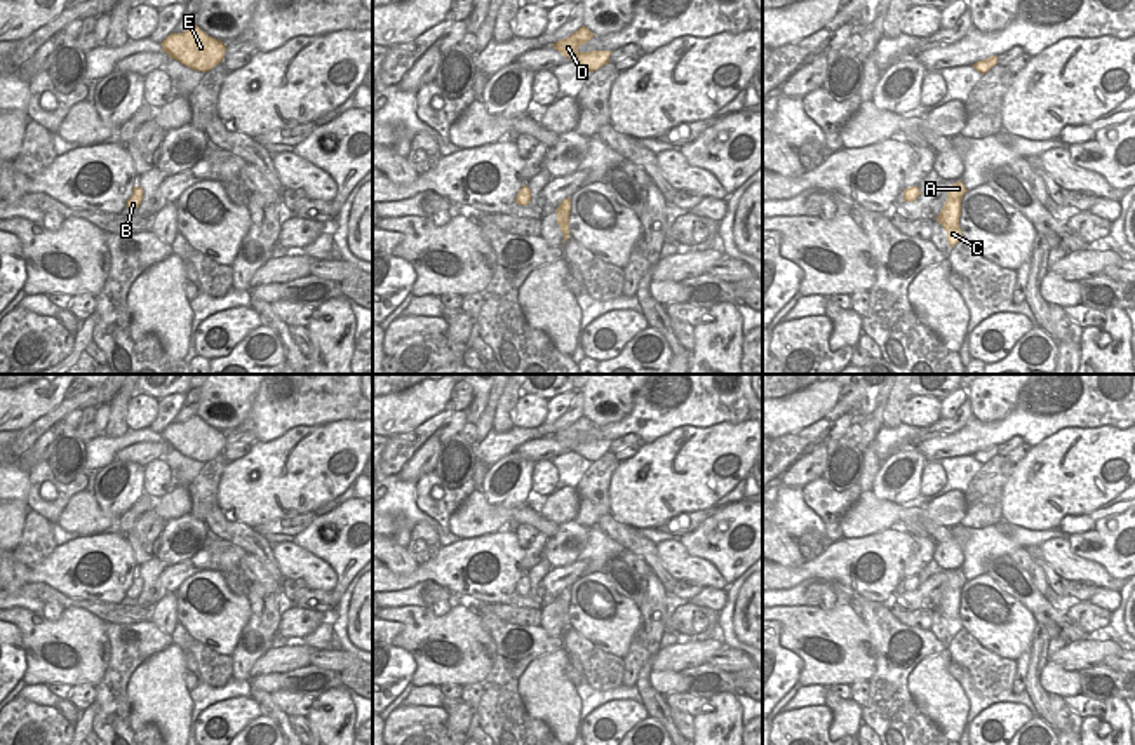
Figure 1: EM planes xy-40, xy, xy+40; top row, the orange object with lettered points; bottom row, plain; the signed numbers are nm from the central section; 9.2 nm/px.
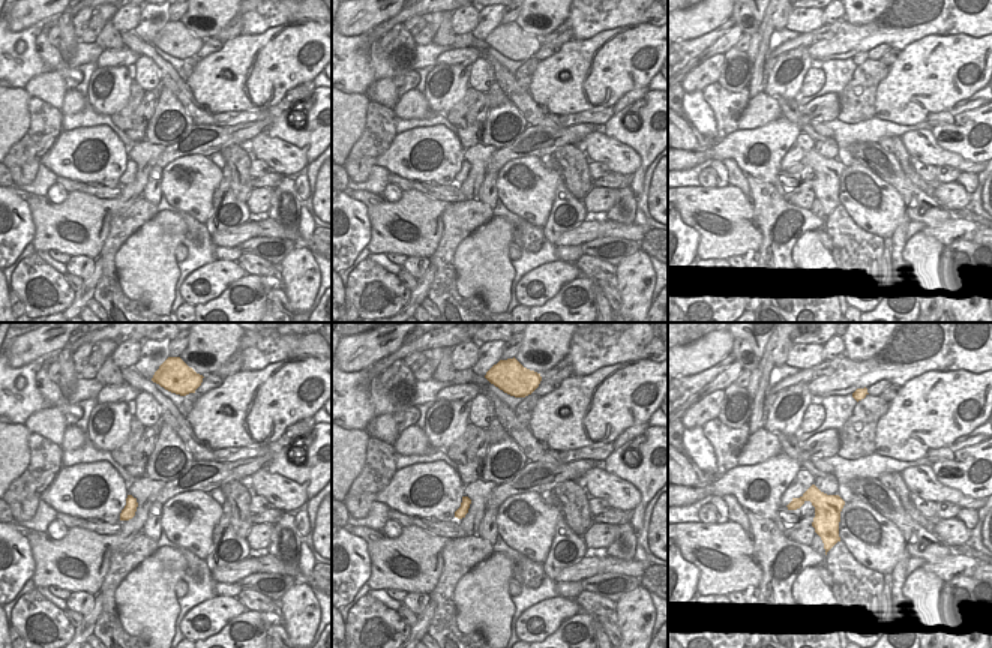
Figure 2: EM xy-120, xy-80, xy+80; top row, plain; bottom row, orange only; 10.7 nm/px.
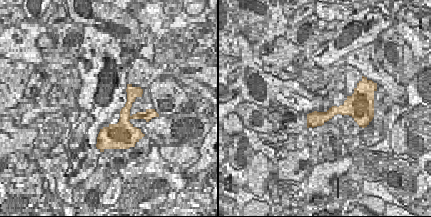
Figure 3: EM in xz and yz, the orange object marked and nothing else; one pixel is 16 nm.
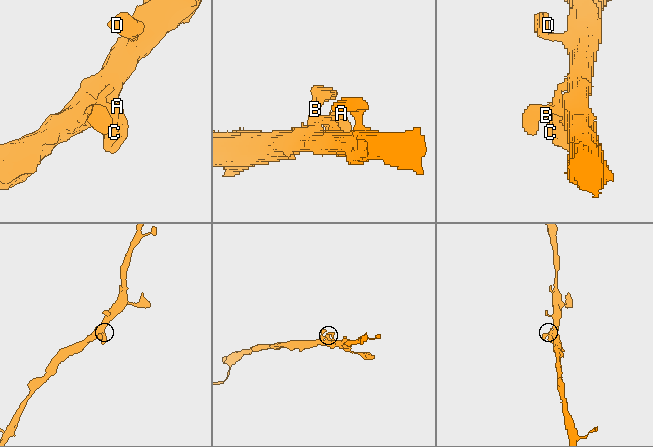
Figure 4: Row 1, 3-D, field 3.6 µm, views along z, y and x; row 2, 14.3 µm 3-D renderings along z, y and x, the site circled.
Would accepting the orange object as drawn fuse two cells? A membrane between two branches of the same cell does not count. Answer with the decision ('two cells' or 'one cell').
one cell

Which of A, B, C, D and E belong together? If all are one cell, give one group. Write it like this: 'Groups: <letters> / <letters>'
Groups: A B C D E.

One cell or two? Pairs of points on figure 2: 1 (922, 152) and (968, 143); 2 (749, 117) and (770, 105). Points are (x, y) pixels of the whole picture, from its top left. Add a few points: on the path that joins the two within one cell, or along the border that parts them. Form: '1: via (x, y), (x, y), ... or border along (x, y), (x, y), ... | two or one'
1: border along (931, 131), (941, 147), (974, 161) | two
2: via (754, 116), (766, 108) | one

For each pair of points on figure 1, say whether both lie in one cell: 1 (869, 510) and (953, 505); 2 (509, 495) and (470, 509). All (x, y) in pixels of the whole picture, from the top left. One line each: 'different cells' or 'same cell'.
1: different cells
2: different cells

